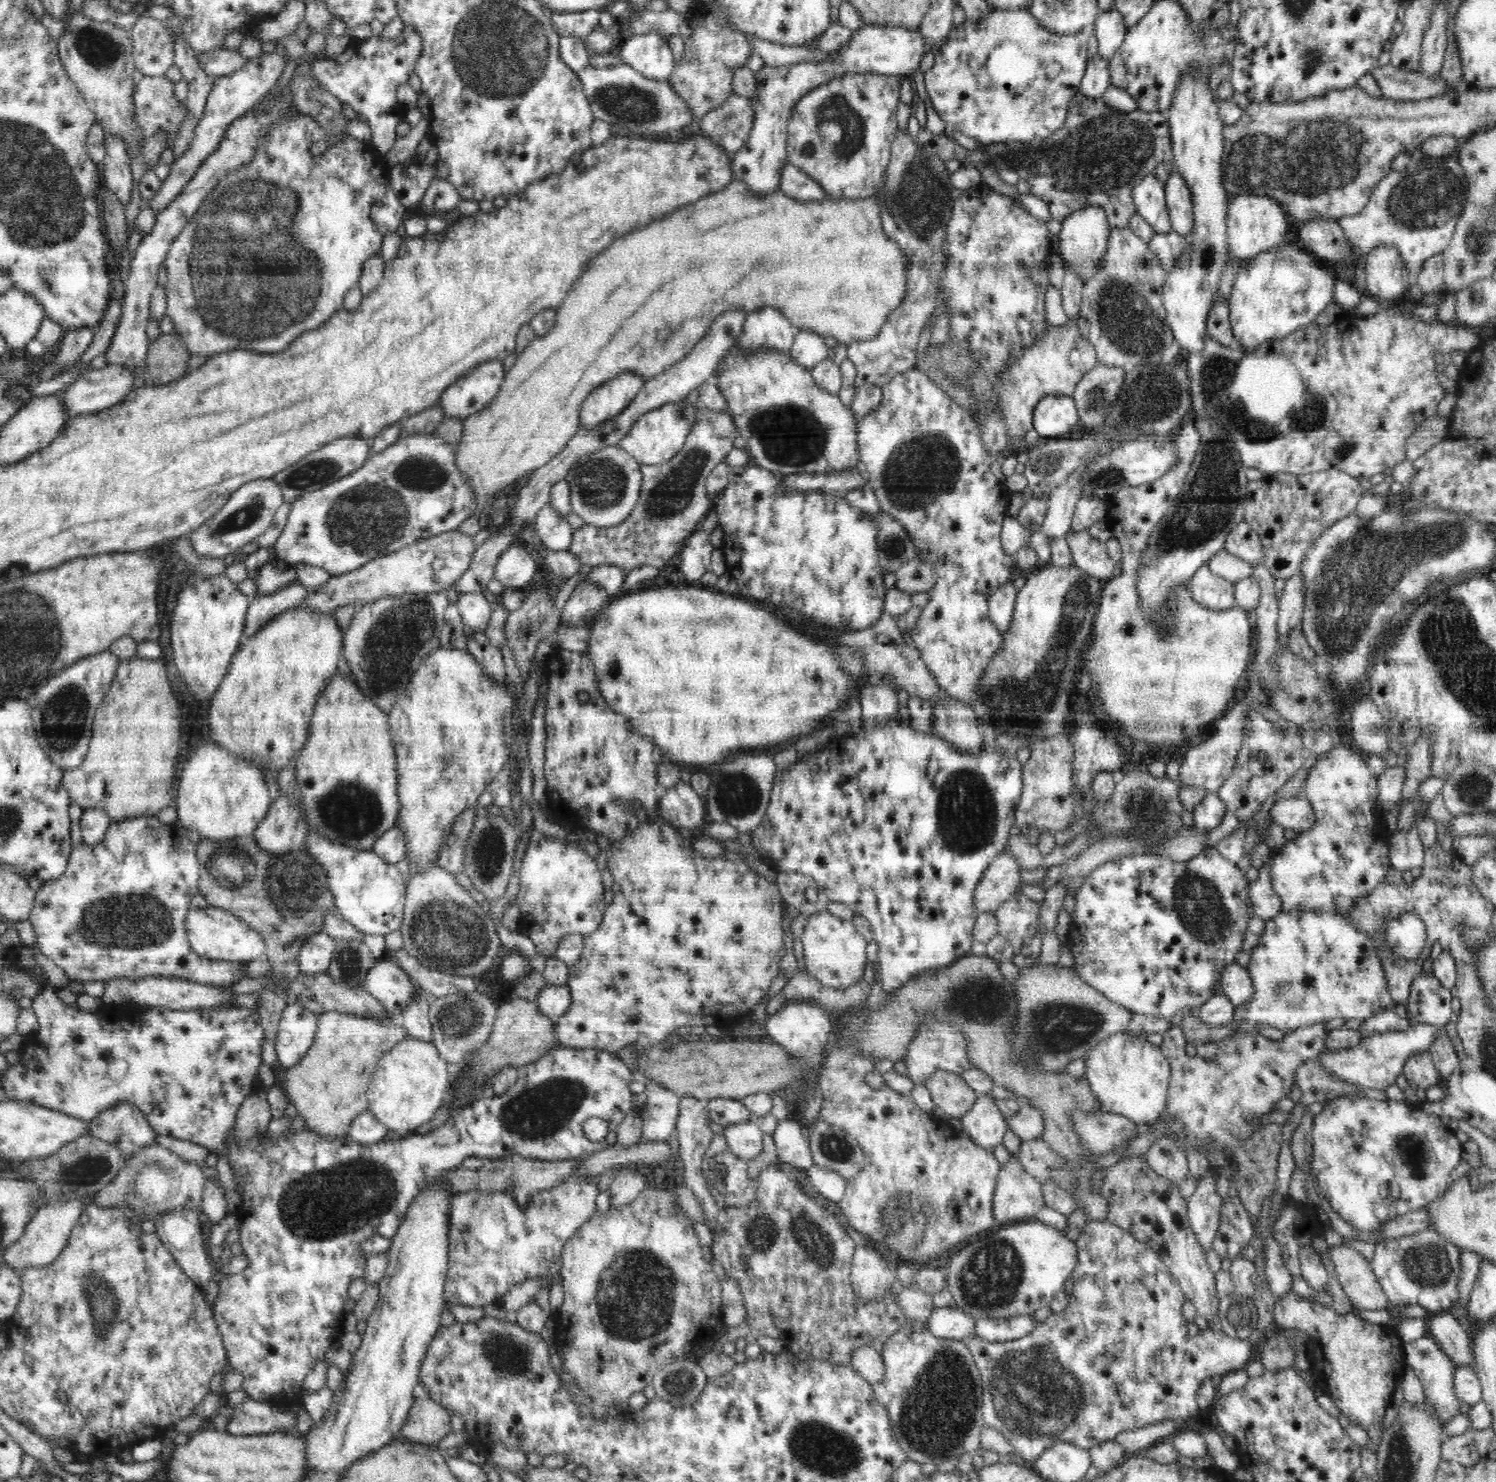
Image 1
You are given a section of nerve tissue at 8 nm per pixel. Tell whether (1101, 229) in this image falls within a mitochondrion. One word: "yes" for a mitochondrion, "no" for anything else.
no

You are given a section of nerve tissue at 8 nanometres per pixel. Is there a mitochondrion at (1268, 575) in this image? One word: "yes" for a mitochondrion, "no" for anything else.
no

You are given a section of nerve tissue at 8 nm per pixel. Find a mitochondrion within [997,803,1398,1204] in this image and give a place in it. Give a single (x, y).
(1199, 906)

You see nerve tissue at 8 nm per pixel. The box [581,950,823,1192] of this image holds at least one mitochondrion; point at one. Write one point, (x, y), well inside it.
(719, 1172)

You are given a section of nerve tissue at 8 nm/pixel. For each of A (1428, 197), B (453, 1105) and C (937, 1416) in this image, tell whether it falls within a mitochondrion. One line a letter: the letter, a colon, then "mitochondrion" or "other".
A: mitochondrion
B: other
C: mitochondrion

